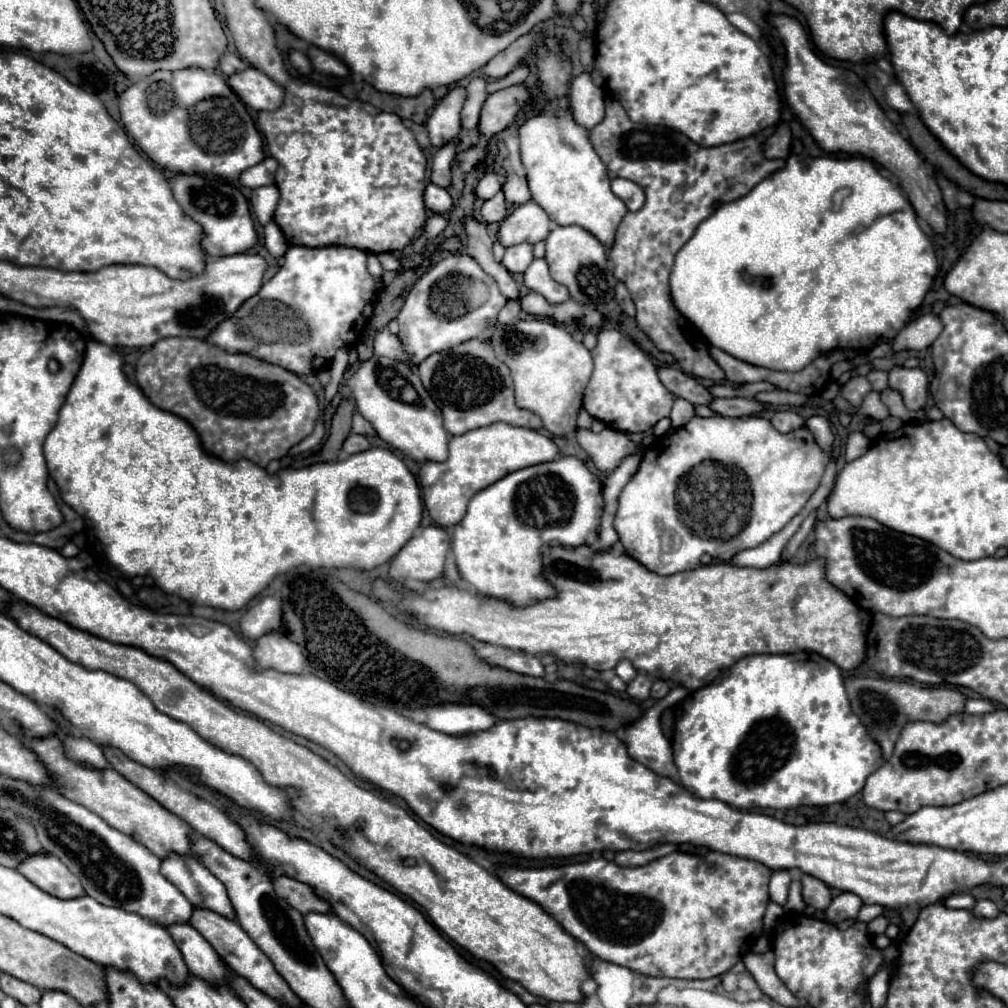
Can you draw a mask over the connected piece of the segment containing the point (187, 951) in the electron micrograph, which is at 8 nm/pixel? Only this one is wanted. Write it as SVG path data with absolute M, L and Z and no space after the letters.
M173 923L167 925L169 935L177 943L185 965L189 971L213 985L221 985L223 977L227 973L225 963L215 953L215 949L195 931L189 923Z

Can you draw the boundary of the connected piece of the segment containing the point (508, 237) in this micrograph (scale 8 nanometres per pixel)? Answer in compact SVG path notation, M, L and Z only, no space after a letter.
M533 201L519 205L511 215L507 215L501 223L499 223L499 231L497 231L497 241L503 247L511 247L517 243L537 243L543 241L549 231L551 231L553 223L547 217L547 213Z

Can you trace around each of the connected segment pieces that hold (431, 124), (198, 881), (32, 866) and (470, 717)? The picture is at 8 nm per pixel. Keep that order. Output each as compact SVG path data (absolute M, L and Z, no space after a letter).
M451 89L449 95L435 107L431 117L427 119L429 139L433 147L443 147L451 141L457 141L461 133L459 111L465 101L465 89Z
M169 853L161 861L161 875L165 875L165 879L169 879L195 907L205 907L227 919L235 919L223 883L193 855Z
M51 853L29 855L29 859L23 859L17 865L17 871L53 897L73 899L85 895L77 875L73 875L65 863L61 863L61 859Z
M439 705L429 707L429 725L441 733L449 735L461 735L461 733L473 733L483 731L495 725L495 717L489 715L483 707L477 705Z

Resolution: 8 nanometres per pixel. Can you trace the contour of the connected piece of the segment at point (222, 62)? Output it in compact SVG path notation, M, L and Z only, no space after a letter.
M225 53L221 59L219 59L219 71L223 73L223 75L231 75L231 73L237 73L237 71L243 71L243 69L247 69L249 65L243 61L243 59L239 59L235 53Z

